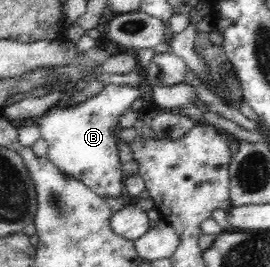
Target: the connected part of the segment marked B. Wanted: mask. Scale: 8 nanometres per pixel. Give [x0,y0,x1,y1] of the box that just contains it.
[35,85,141,198]

